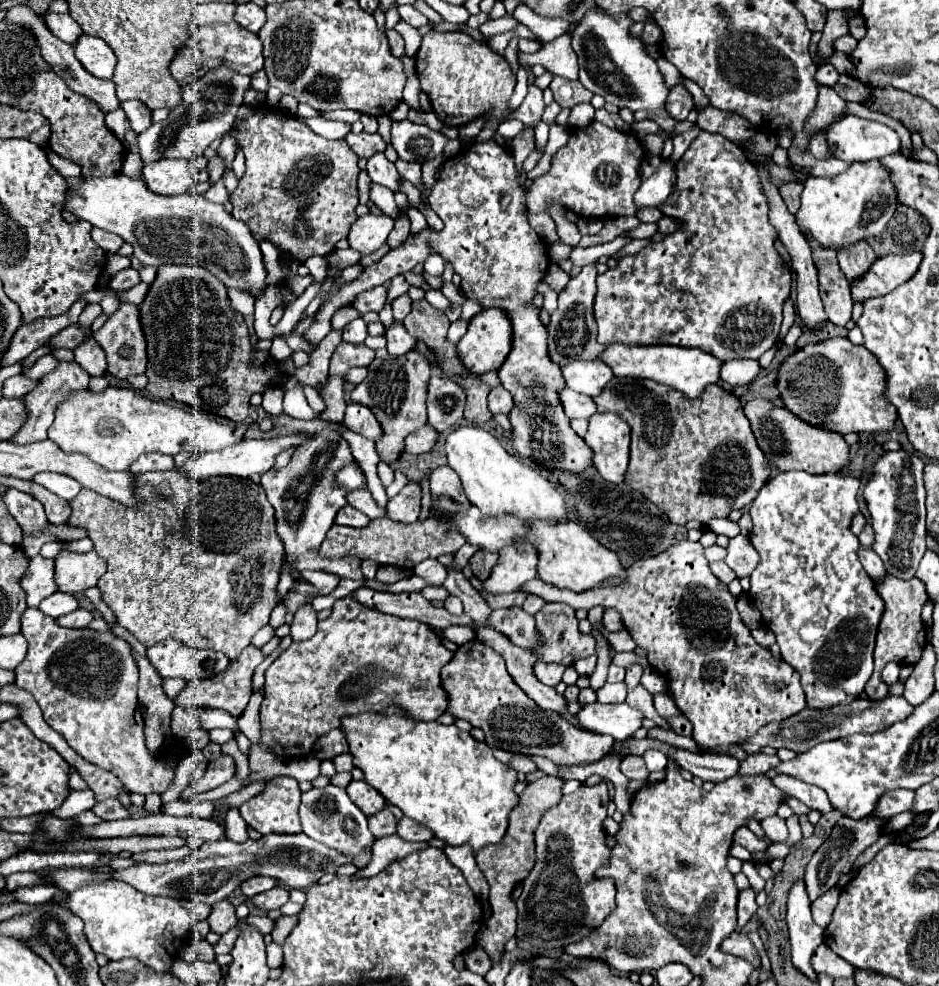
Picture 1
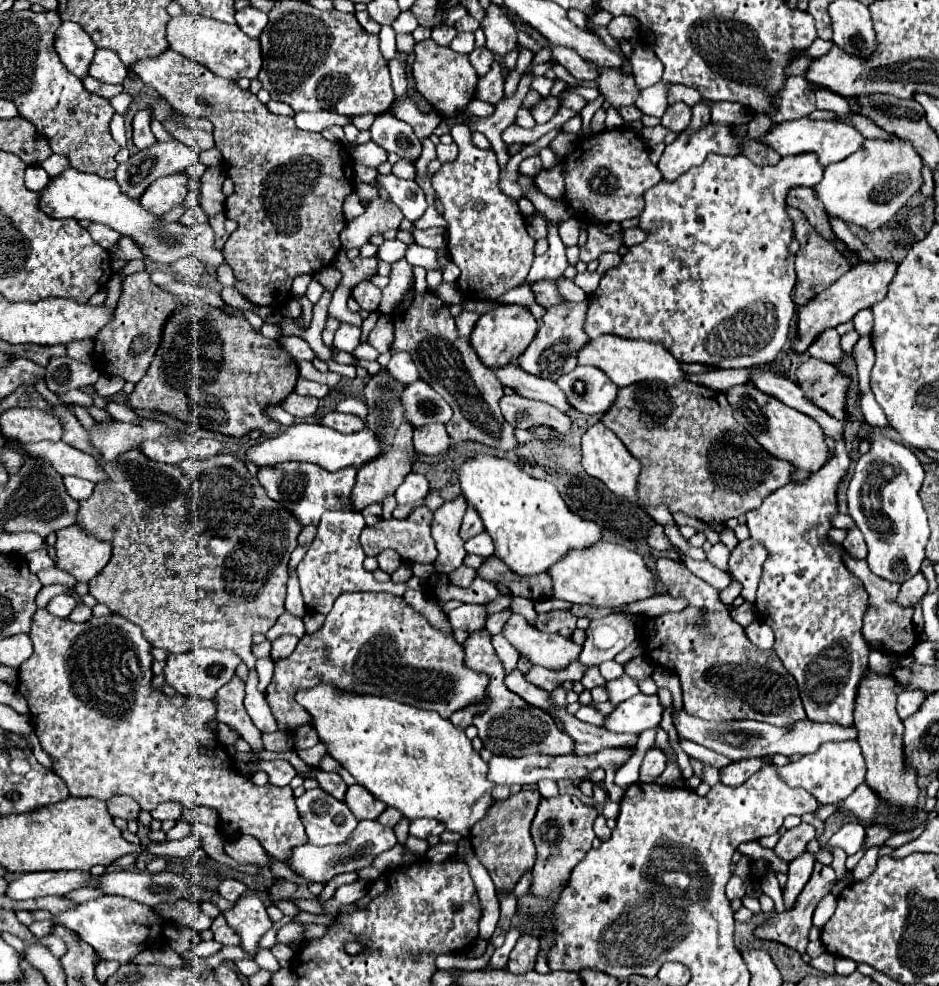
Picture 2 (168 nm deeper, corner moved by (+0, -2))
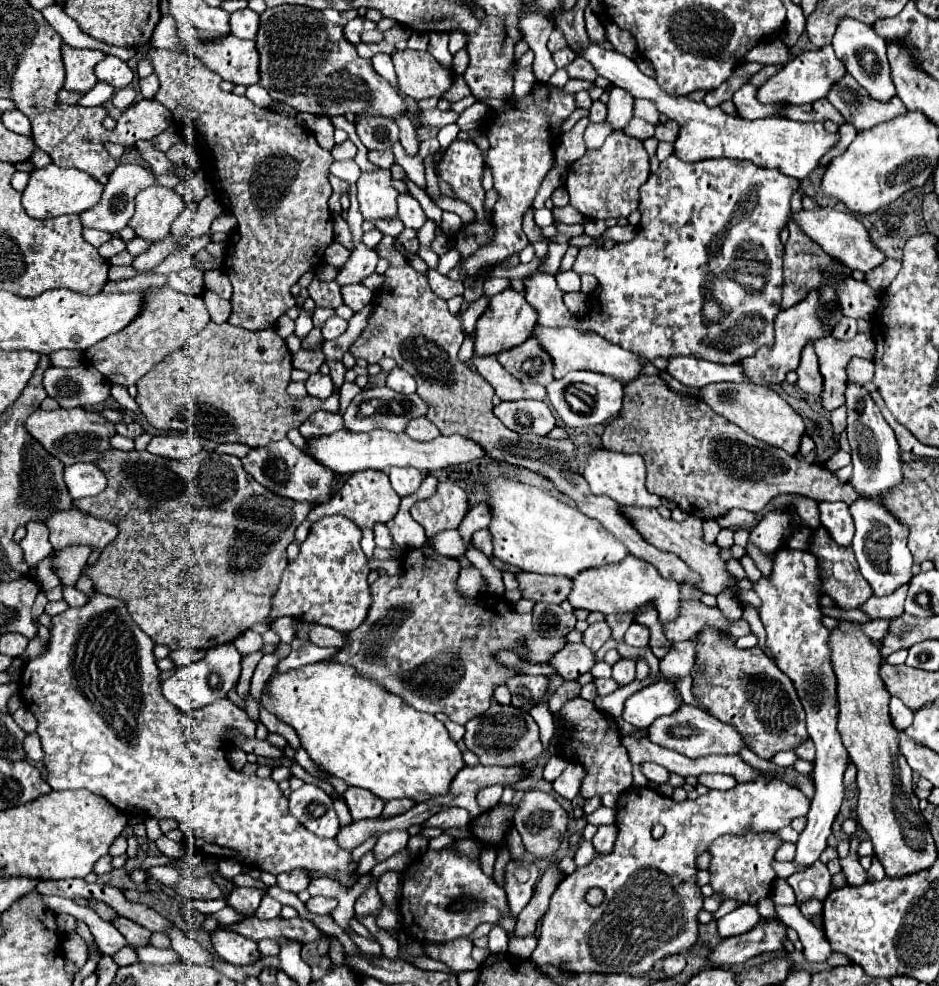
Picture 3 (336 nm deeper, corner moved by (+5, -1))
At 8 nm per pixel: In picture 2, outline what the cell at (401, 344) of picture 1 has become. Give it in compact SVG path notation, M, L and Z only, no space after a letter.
M406 352L392 354L386 370L390 372L392 378L396 378L396 380L400 380L404 384L410 384L410 382L414 382L418 378L418 370L414 366L414 360Z

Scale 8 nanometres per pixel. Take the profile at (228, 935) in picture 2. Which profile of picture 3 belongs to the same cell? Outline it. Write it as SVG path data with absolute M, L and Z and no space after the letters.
M227 929L211 931L211 941L213 941L215 953L231 965L243 967L243 965L253 965L263 959L257 949L257 943L253 939L241 937L233 931L227 931Z

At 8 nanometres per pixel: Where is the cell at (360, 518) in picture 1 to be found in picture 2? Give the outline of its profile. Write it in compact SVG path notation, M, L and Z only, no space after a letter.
M356 510L322 514L316 538L296 568L302 596L304 596L304 604L310 612L328 614L332 610L334 600L342 592L364 592L366 590L366 592L387 592L396 596L403 596L409 589L426 591L426 583L427 589L429 589L428 580L414 575L407 582L401 584L396 584L392 580L386 583L376 582L372 572L366 572L362 566L366 556L364 556L364 550L358 542L358 536L364 530L364 526L366 526L364 516Z

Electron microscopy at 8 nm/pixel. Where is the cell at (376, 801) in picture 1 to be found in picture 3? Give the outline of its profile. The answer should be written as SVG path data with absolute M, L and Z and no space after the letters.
M349 787L343 797L345 797L345 803L349 807L353 821L375 819L381 815L383 805L385 805L385 801L377 799L373 793L369 793L367 789L359 789L359 787Z

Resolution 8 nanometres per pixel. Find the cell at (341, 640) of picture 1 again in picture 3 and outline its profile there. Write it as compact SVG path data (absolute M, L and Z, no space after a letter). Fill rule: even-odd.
M439 481L435 495L429 499L417 501L411 507L411 517L425 529L427 541L421 547L409 549L409 553L403 555L403 565L407 565L399 575L383 575L371 585L371 609L361 627L349 633L349 641L339 653L331 659L337 663L349 663L357 669L359 675L371 677L385 689L399 695L403 701L409 701L411 707L417 711L427 711L431 715L445 713L451 721L465 725L469 719L485 713L491 705L491 697L495 687L505 685L513 675L521 675L515 667L501 665L495 657L501 651L513 651L521 661L525 663L549 663L549 659L561 651L561 647L567 643L565 637L545 639L535 633L531 625L529 613L517 613L513 605L499 595L481 593L479 597L463 597L457 589L457 577L461 571L461 565L453 557L439 555L433 549L431 537L445 529L457 529L463 521L463 517L469 511L469 499L467 491L451 481ZM519 639L525 641L523 647L519 647Z

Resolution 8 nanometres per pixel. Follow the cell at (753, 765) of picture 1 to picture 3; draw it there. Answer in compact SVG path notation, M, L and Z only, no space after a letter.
M701 775L697 777L697 781L699 785L705 785L707 789L719 789L719 791L727 791L737 785L737 781L729 775Z

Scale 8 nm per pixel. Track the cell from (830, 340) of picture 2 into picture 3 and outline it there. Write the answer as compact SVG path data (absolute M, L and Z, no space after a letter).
M861 333L851 341L835 339L833 335L821 337L815 341L815 353L819 357L819 371L823 375L823 391L821 401L825 411L833 411L845 403L845 383L847 373L845 367L853 357L873 359L873 337Z

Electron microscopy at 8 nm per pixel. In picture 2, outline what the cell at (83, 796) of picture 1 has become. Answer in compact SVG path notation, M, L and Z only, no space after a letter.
M38 608L34 618L32 618L32 630L28 632L32 644L34 644L34 654L20 666L18 670L18 692L26 698L28 706L30 706L30 716L34 722L34 732L40 738L42 748L54 758L54 772L66 782L69 794L72 798L98 798L98 800L106 800L110 798L110 794L128 794L132 796L140 808L144 810L154 810L158 804L166 802L166 800L176 800L182 802L186 808L196 808L196 806L212 806L220 812L220 826L224 830L220 830L220 834L224 834L226 838L232 834L250 834L256 836L258 842L262 844L262 848L278 858L278 860L286 860L290 854L292 846L300 846L306 844L306 832L304 826L300 822L300 816L296 812L296 804L294 804L294 794L290 786L274 786L274 784L266 784L266 786L254 786L248 778L240 776L234 770L234 764L228 756L228 752L222 748L222 744L214 738L214 734L208 730L208 720L214 718L216 714L216 706L212 700L194 700L194 698L182 698L182 696L166 696L158 690L154 690L150 686L152 682L152 656L150 656L150 644L144 640L140 628L132 622L128 622L126 618L120 618L118 614L110 614L104 618L90 618L88 622L82 624L74 624L70 620L58 618L54 614L50 614L46 608Z

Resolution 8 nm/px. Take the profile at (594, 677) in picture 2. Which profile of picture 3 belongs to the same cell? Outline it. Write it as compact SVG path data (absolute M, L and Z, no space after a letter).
M595 679L595 687L597 687L597 691L599 691L601 697L603 697L603 695L611 695L613 691L619 689L613 679Z

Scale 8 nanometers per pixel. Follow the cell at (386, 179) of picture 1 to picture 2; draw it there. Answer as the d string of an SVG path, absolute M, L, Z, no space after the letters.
M378 174L376 182L390 194L392 202L402 210L402 214L410 222L416 222L426 212L428 204L426 204L424 192L414 180L402 180L402 178L396 178L394 174L388 174L388 176Z

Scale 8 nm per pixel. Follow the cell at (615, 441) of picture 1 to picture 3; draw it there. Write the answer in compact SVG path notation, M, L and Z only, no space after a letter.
M597 449L589 455L583 477L587 477L587 483L593 495L607 495L619 505L633 505L633 507L661 505L661 497L651 495L645 489L645 463L639 455L623 455L623 453L613 453L607 449Z

